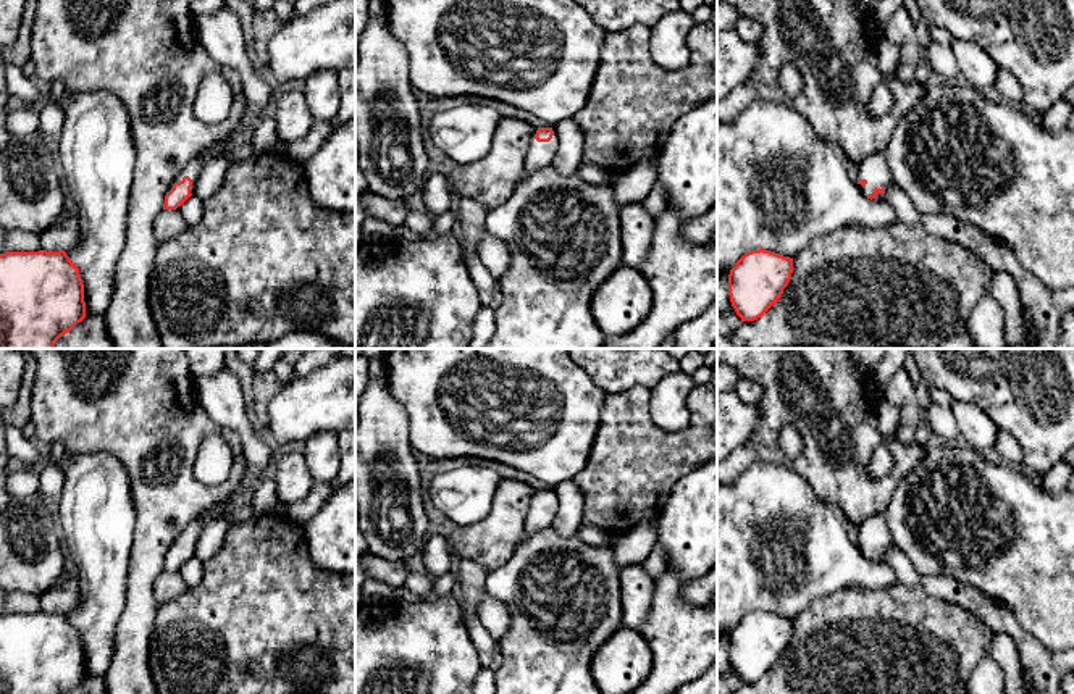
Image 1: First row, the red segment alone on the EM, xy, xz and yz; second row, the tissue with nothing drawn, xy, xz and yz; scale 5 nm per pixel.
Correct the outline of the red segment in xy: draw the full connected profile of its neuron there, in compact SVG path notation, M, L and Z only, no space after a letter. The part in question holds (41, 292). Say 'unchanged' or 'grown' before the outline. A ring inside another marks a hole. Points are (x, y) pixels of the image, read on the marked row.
unchanged; M65 250L0 253L0 349L55 349L55 342L84 318L84 284Z

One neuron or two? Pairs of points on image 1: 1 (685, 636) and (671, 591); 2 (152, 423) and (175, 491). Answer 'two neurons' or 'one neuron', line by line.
1: one neuron
2: one neuron

